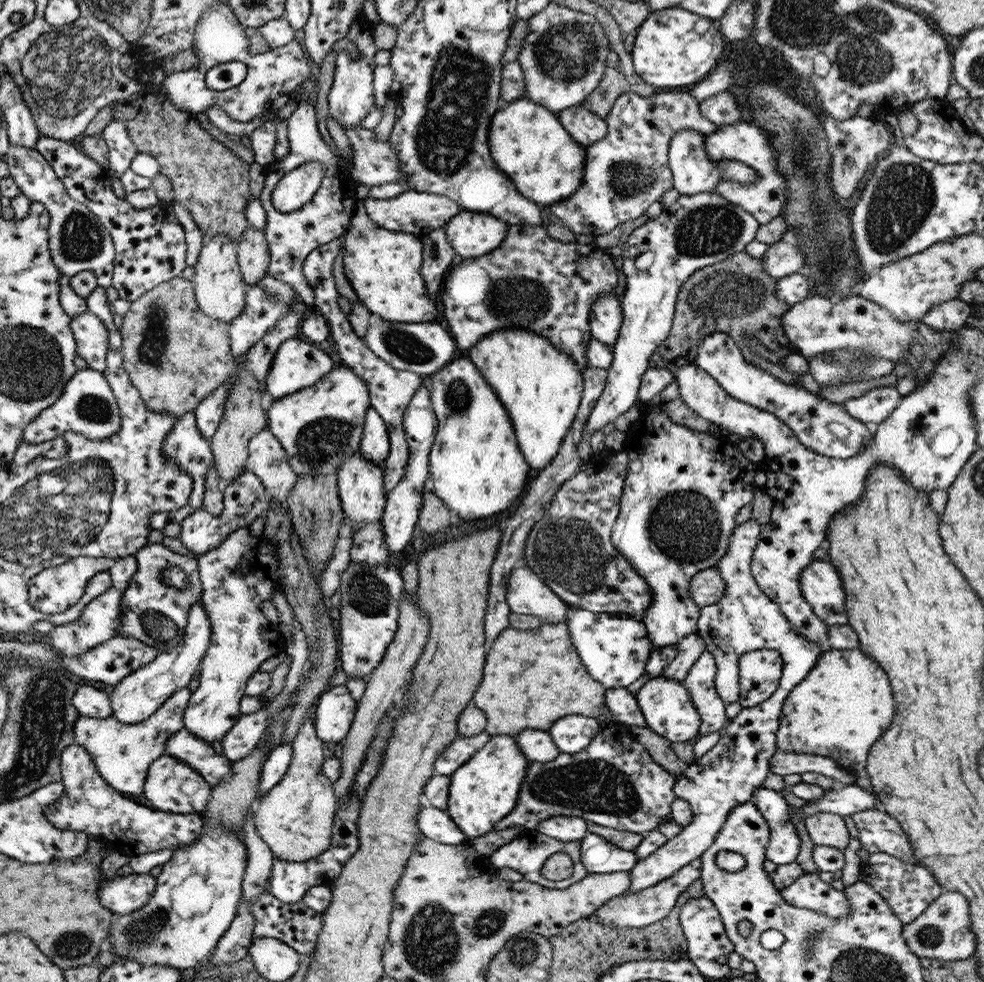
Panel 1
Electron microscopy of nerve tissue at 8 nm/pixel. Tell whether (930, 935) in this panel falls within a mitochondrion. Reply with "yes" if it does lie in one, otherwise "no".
yes

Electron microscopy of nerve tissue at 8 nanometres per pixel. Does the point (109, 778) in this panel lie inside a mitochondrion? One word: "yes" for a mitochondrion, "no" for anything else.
no

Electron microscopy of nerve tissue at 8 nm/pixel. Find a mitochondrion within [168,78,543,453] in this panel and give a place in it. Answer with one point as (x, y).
(404, 345)

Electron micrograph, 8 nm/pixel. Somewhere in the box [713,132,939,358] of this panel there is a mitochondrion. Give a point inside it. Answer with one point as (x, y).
(848, 161)

